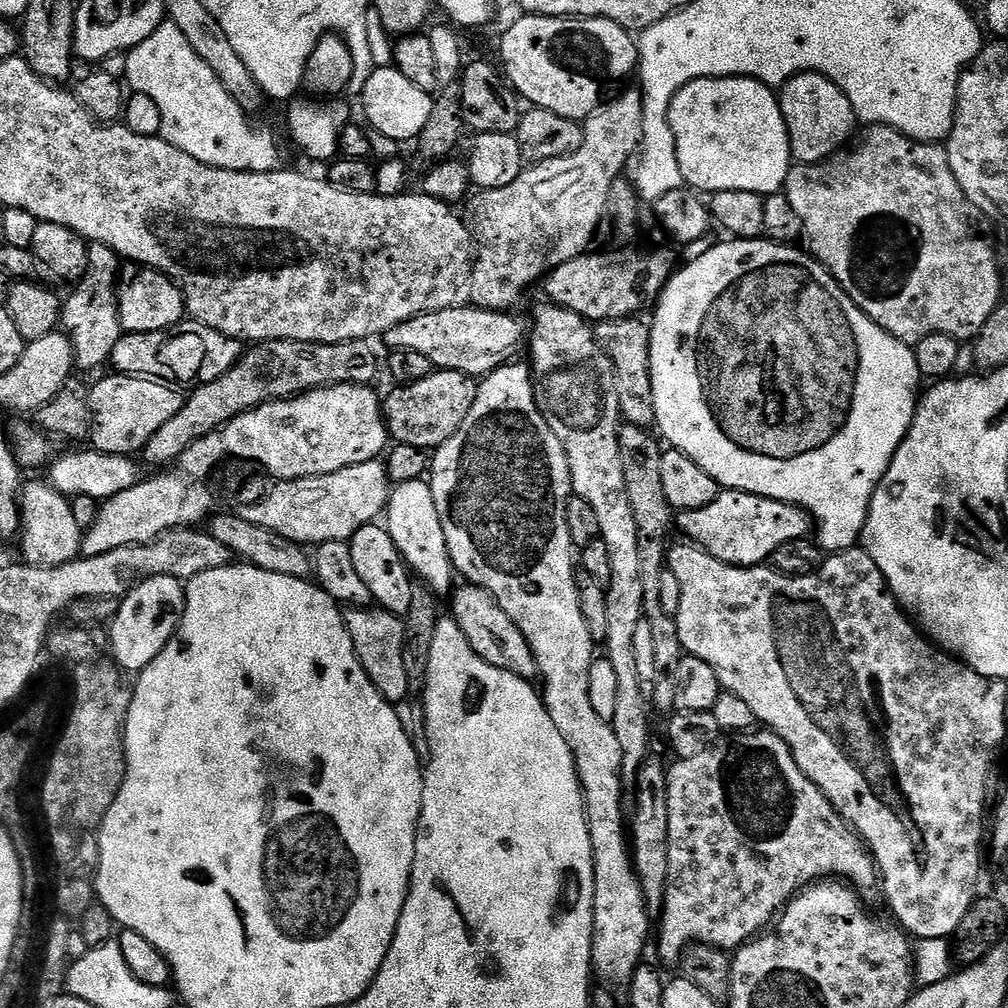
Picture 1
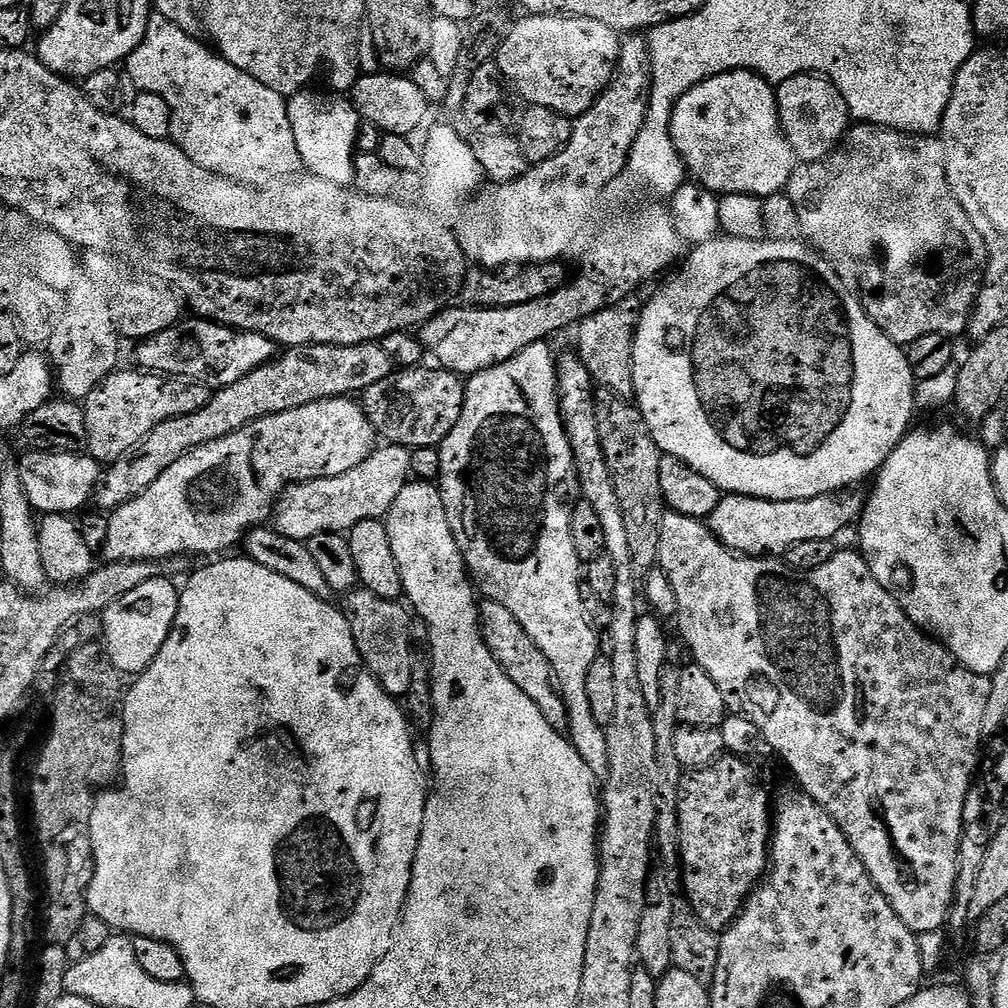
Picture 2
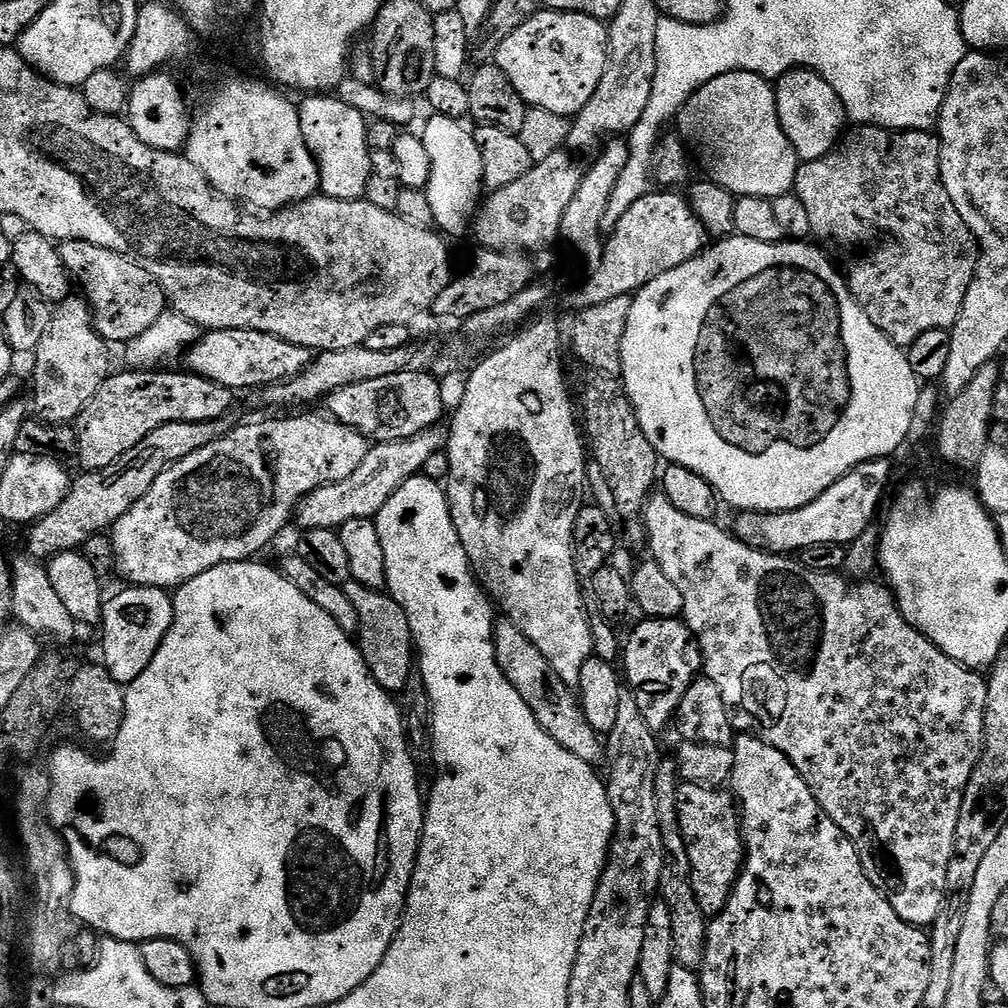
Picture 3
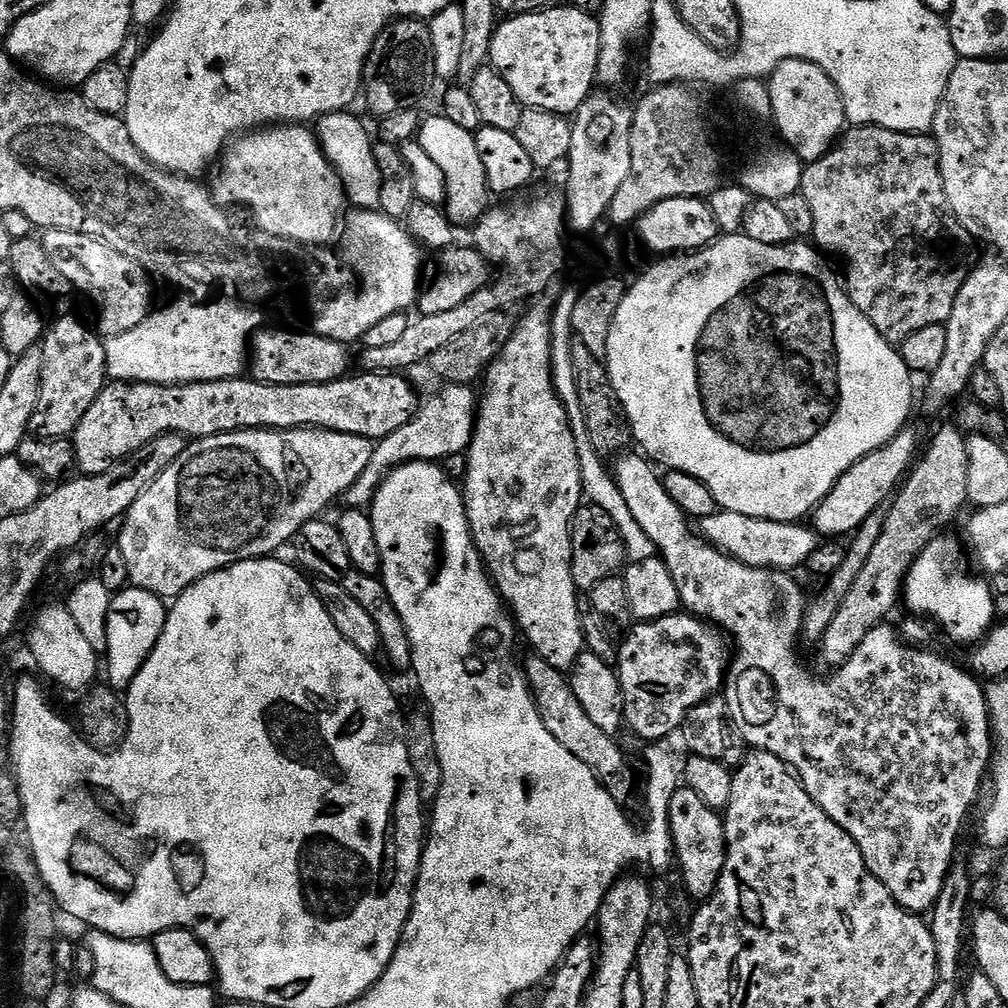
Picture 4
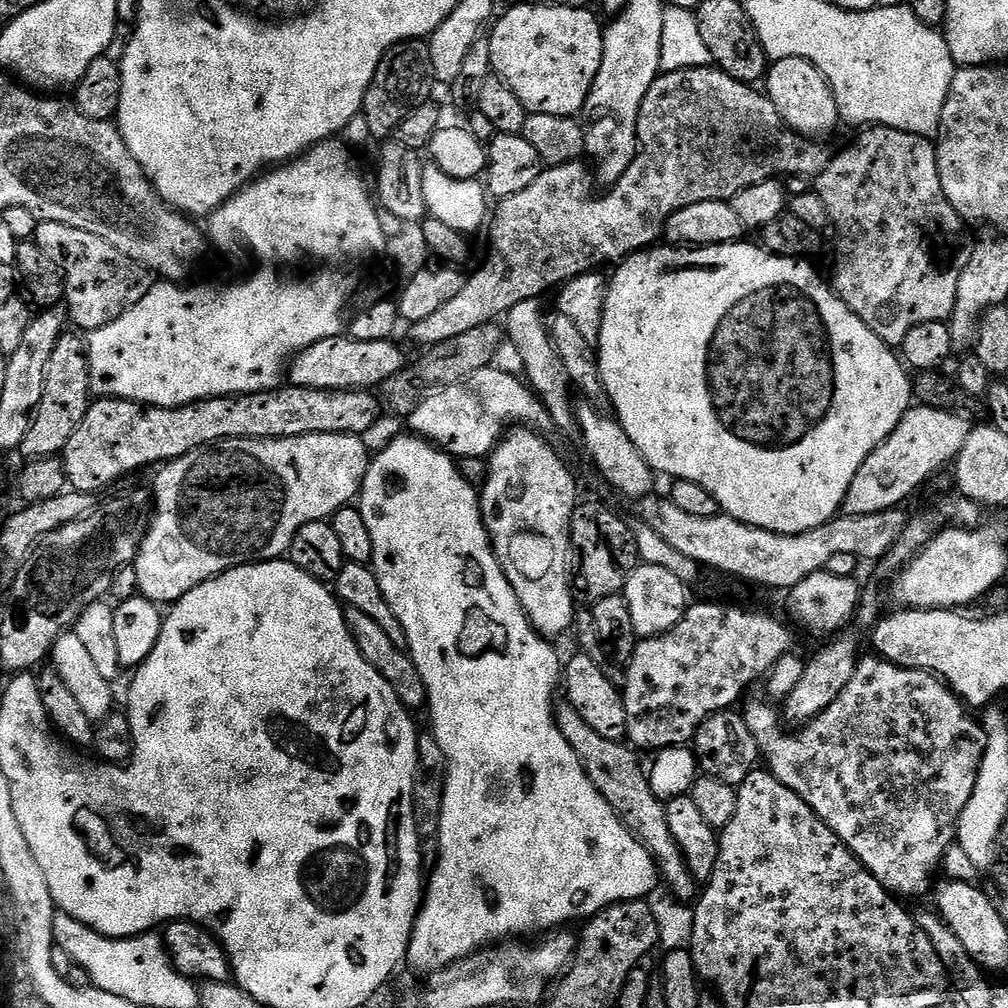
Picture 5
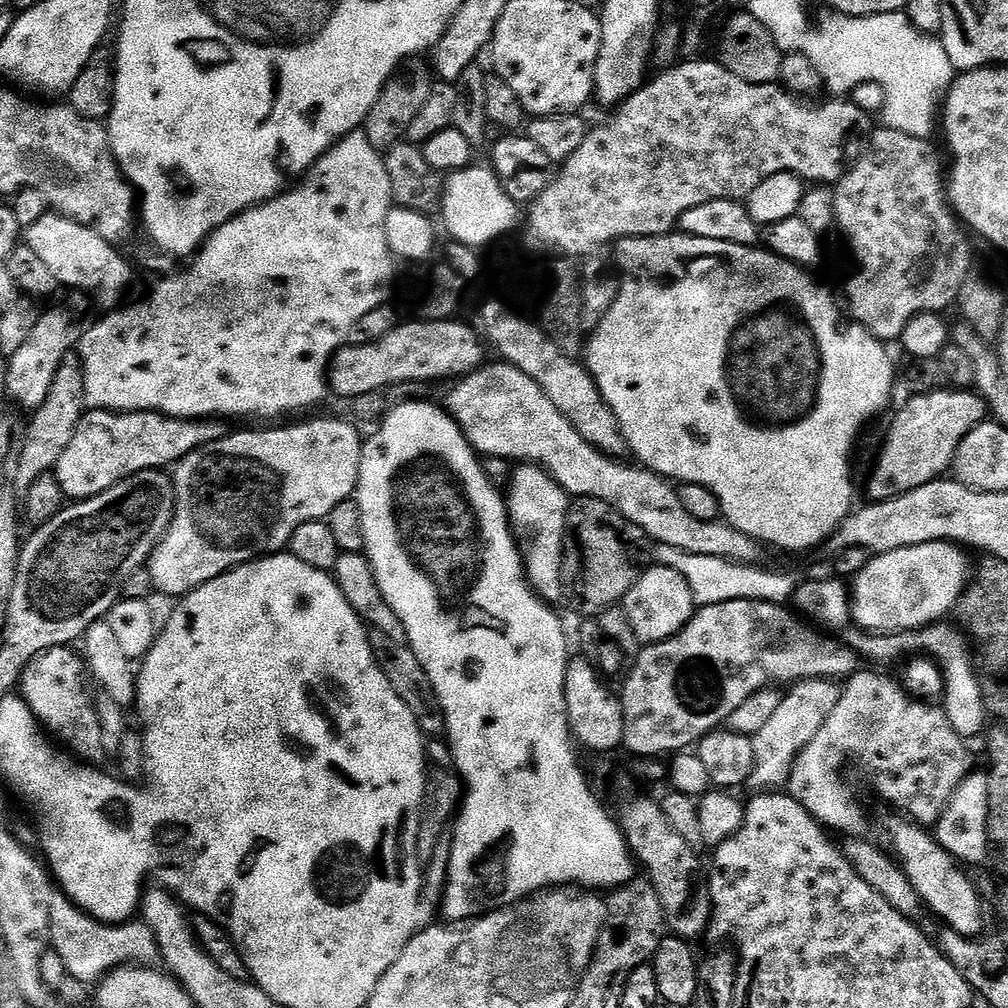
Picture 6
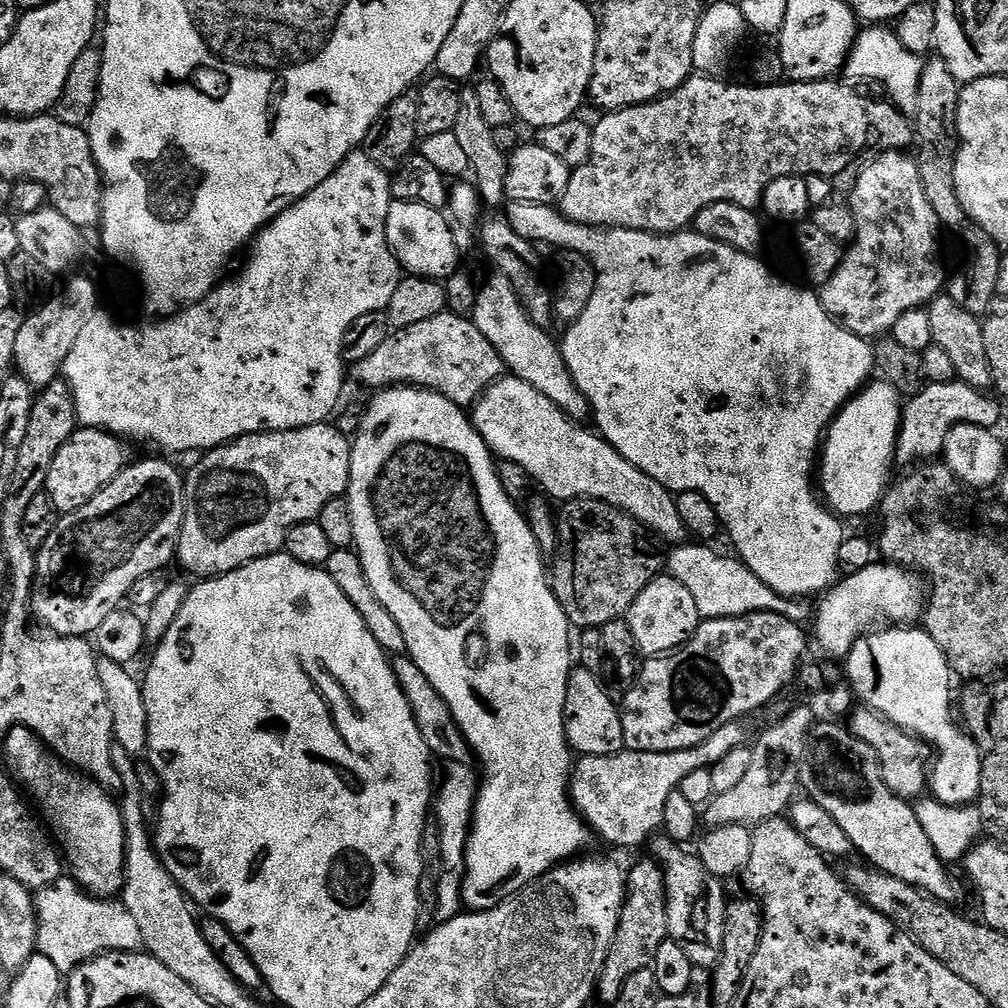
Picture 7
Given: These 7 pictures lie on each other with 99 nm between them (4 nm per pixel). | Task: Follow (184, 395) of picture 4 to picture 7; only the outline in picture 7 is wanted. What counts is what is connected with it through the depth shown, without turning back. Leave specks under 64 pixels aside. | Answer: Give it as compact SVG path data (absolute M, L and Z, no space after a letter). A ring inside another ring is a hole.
M83 426L77 427L76 433L71 436L54 454L54 462L50 462L50 474L46 474L44 491L48 493L50 502L54 502L60 516L74 514L74 510L82 510L90 498L94 498L118 474L129 467L128 452L119 439L103 432L95 431Z

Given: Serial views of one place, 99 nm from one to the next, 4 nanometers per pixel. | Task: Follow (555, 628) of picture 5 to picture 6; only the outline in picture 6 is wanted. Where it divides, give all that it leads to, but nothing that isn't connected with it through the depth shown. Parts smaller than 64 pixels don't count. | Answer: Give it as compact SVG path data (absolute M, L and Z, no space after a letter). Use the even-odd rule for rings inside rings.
M521 463L506 485L506 503L508 523L524 557L524 571L533 592L545 602L563 601L566 596L564 538L568 530L568 493L539 464Z

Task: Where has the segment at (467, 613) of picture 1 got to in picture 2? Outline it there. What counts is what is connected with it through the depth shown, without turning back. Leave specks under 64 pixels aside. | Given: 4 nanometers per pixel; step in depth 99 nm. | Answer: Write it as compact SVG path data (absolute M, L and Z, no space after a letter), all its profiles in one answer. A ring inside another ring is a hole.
M485 599L480 604L480 629L484 635L484 645L488 647L493 658L504 667L510 682L514 682L514 686L518 686L518 690L522 690L522 694L526 694L526 698L530 698L530 702L534 702L534 706L542 710L542 718L546 718L550 726L554 726L559 732L567 733L568 711L554 683L550 662L546 662L546 654L542 654L538 646L534 646L534 638L530 638L530 634L522 630L518 618L514 618L514 614L506 610L506 606Z

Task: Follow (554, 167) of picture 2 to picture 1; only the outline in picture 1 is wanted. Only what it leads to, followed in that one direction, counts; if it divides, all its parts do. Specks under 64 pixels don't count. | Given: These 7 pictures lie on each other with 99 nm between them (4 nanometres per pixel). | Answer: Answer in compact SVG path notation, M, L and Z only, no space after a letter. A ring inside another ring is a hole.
M632 86L629 92L624 92L621 96L616 96L612 101L601 103L600 107L583 121L584 141L582 146L578 146L578 150L569 156L562 158L554 158L547 160L541 164L534 164L525 167L524 171L518 174L518 178L514 178L514 182L510 182L510 186L502 186L498 190L490 190L489 192L481 191L480 196L476 196L468 204L468 216L466 215L466 223L468 232L472 235L472 243L474 245L474 263L472 266L472 278L470 281L470 296L472 292L471 303L478 308L489 308L492 312L508 312L519 302L524 296L524 291L531 286L532 283L543 281L552 269L562 266L562 262L570 262L574 258L585 255L589 251L590 245L593 243L596 228L603 218L603 210L606 206L607 195L610 194L610 188L615 182L621 179L620 171L629 167L630 161L635 157L643 139L642 134L642 102L644 101L644 93L639 87Z

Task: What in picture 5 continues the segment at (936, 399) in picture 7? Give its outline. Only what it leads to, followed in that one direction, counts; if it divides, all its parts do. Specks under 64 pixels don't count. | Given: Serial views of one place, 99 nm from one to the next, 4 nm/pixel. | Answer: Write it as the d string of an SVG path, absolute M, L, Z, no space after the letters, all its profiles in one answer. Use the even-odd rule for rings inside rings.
M909 407L907 414L898 422L898 426L879 446L862 462L850 490L846 490L843 511L849 516L878 514L891 508L900 508L903 500L908 500L939 468L955 461L956 456L966 446L973 425L969 417L950 414L946 410Z

